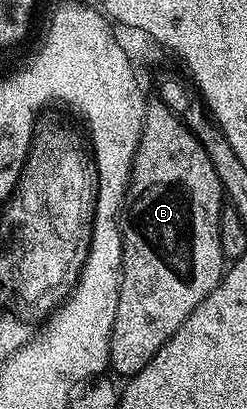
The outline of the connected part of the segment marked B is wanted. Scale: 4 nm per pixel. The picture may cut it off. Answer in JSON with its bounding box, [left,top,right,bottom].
[110,101,225,376]

